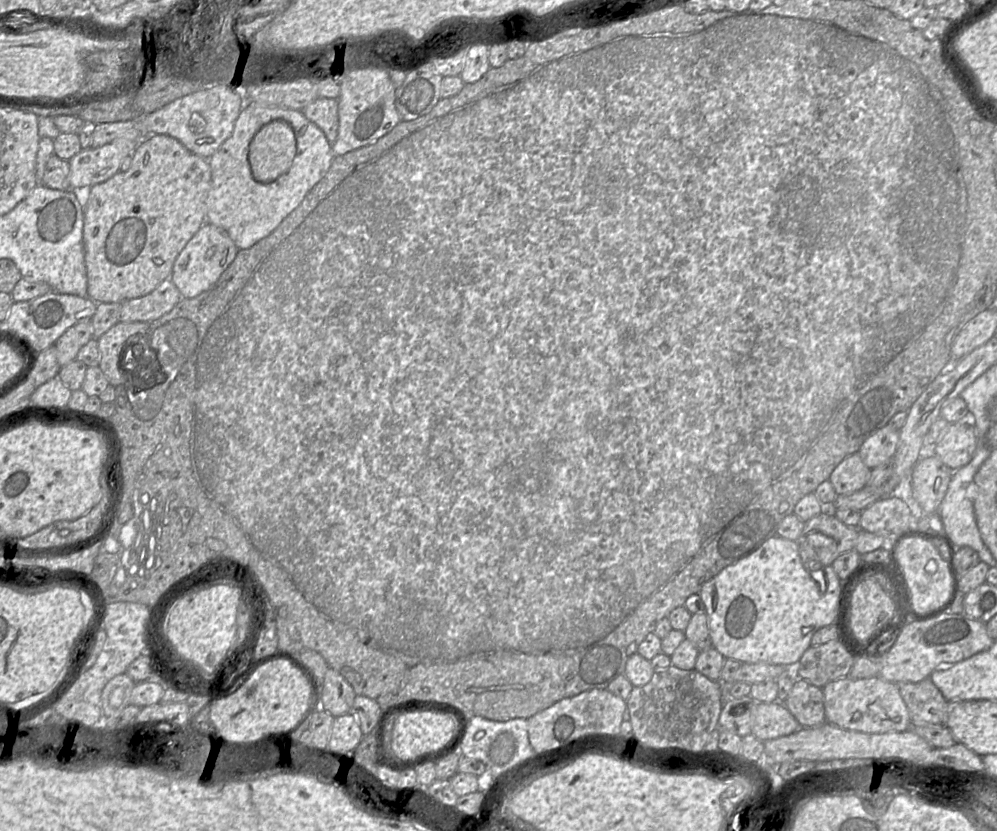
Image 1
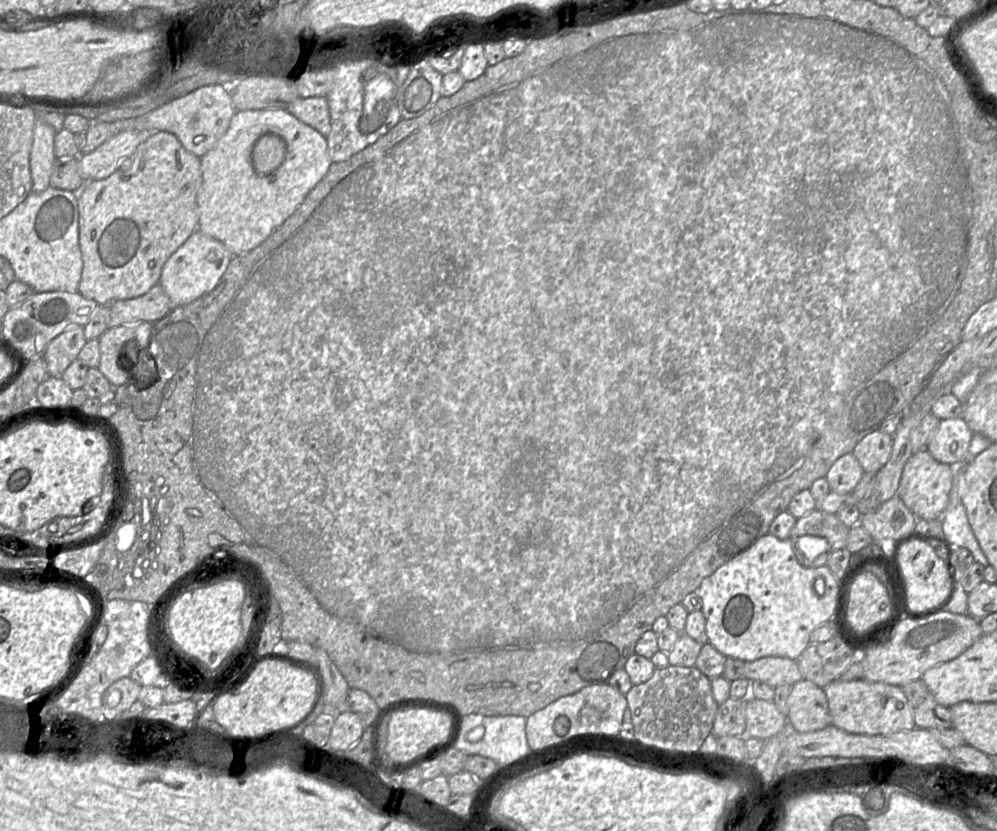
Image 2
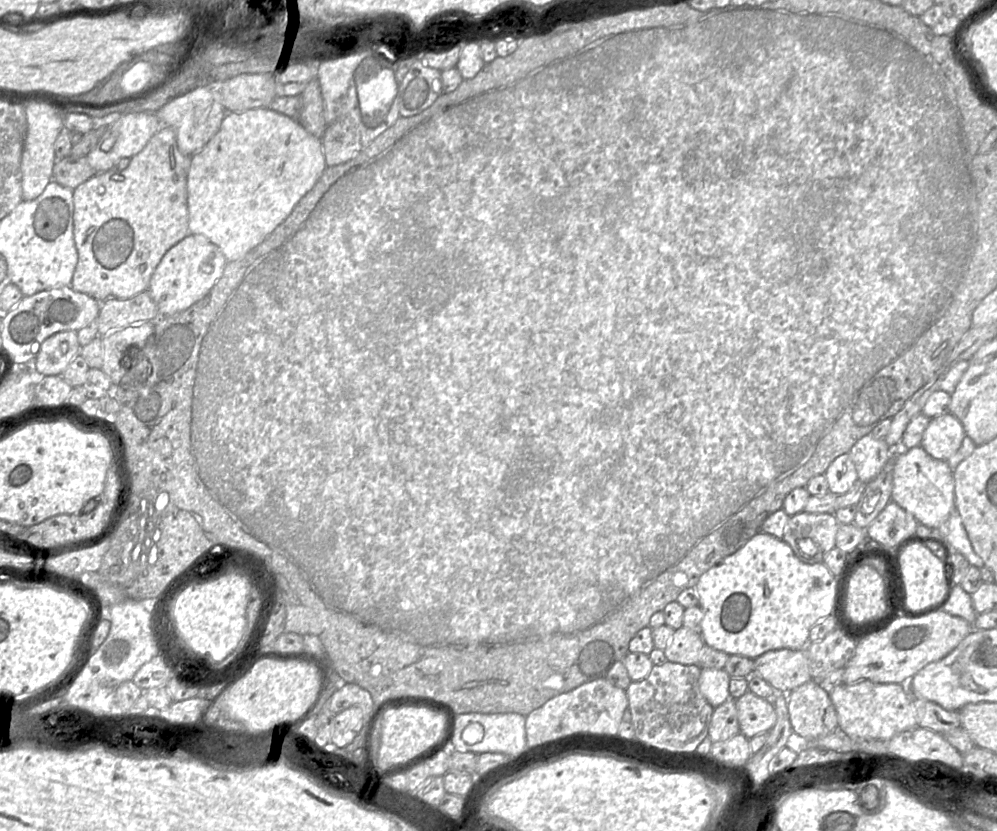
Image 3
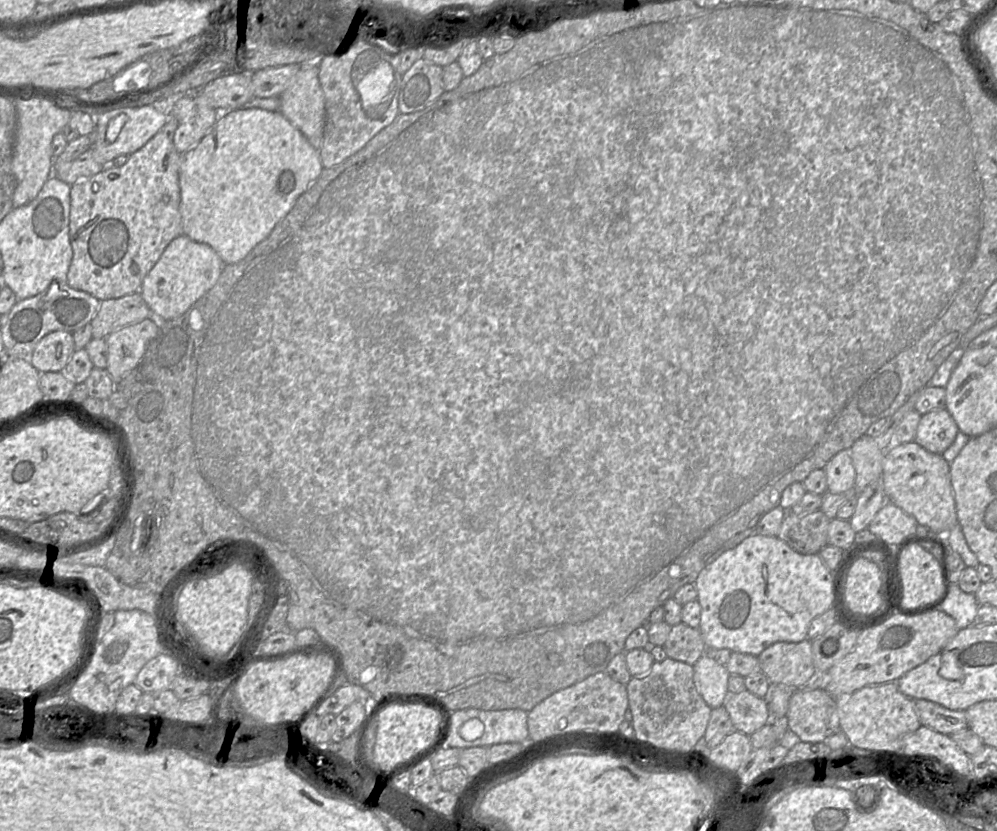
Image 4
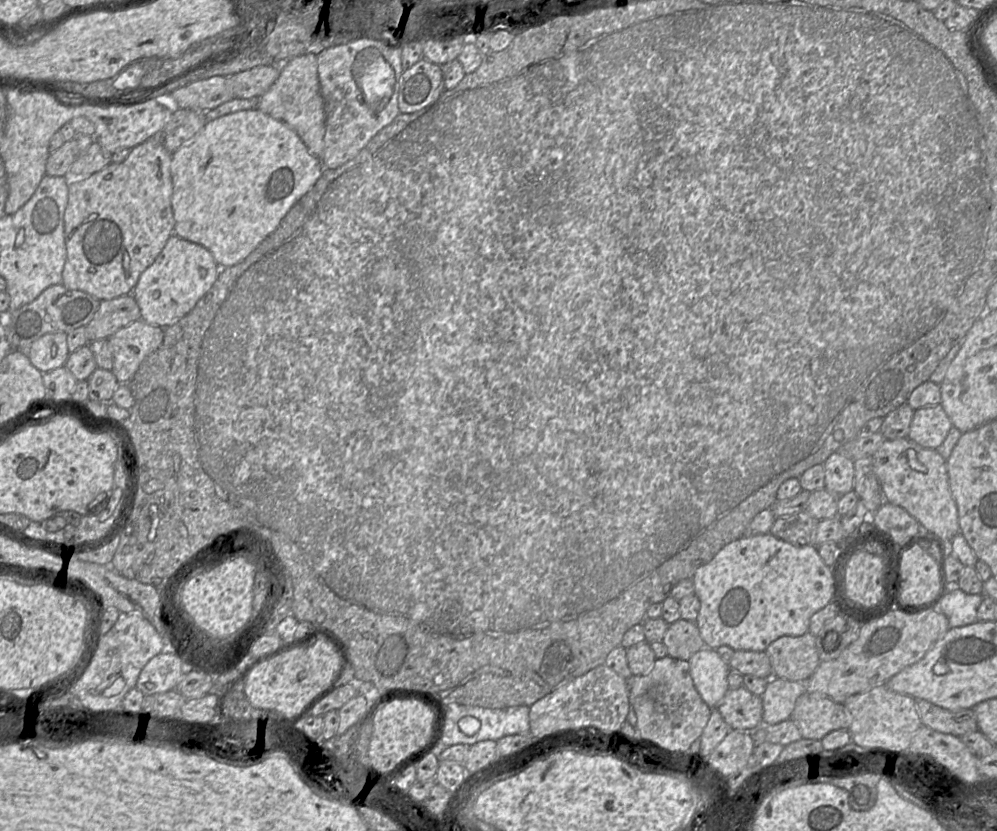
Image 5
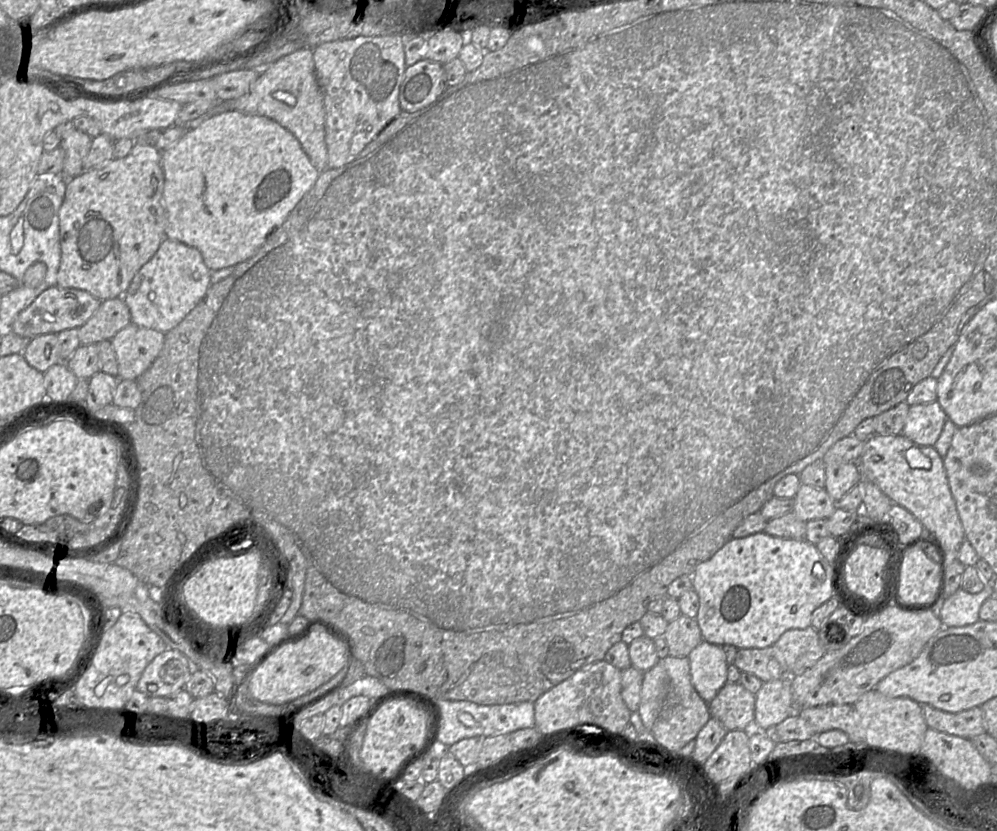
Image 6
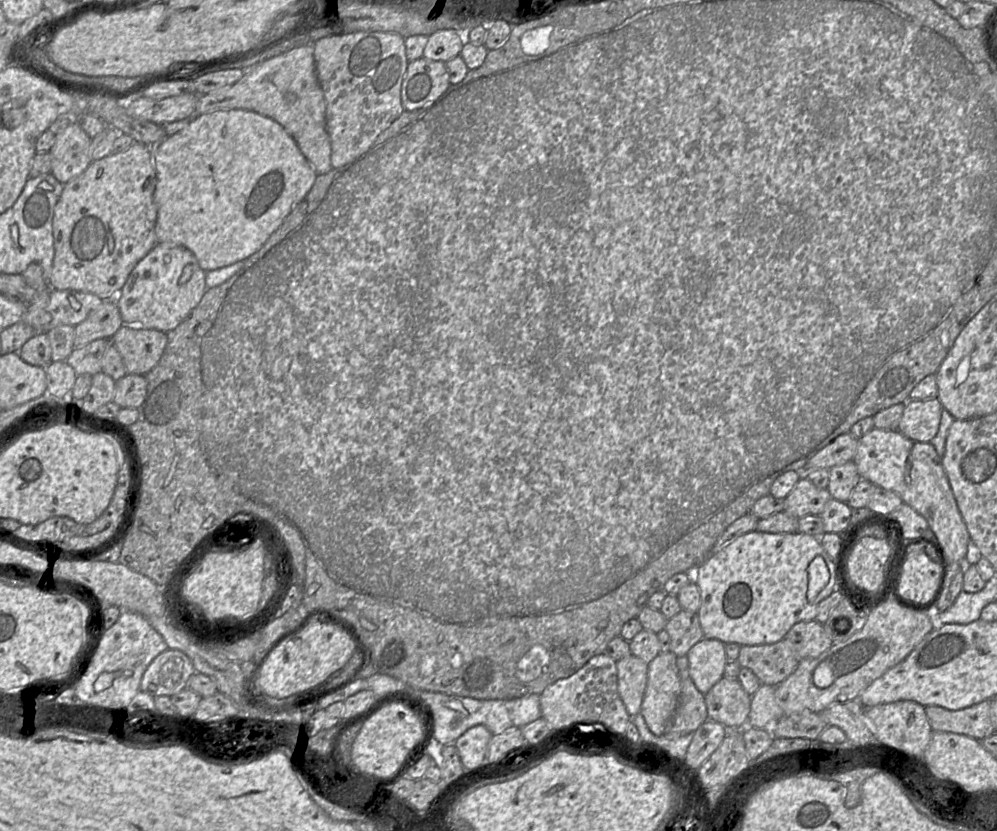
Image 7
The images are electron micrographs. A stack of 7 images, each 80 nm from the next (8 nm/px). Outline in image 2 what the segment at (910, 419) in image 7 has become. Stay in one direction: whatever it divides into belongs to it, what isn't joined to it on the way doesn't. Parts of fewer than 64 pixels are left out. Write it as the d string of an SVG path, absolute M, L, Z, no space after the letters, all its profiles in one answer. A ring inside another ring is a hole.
M962 417L942 419L926 450L935 460L954 467L965 459L973 435Z

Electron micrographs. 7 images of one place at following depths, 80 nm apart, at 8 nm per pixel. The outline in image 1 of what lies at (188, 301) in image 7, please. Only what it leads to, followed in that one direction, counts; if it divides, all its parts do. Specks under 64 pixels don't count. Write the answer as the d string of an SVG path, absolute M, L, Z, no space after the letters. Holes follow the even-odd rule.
M204 223L177 256L169 279L179 290L182 299L194 298L209 290L218 281L238 251L238 247L223 229Z

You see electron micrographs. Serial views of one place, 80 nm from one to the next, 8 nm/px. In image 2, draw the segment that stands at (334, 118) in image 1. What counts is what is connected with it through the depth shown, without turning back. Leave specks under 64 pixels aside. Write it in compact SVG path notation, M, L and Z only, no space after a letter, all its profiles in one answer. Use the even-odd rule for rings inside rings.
M326 97L296 98L286 110L301 122L317 130L325 138L331 131L330 112Z

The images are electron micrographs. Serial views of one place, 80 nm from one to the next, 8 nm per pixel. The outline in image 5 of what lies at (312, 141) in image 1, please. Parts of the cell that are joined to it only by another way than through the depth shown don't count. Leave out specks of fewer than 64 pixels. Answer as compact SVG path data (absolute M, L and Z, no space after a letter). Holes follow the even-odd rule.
M257 108L237 111L208 121L188 143L182 145L172 154L170 171L173 182L171 203L175 219L174 234L208 249L220 268L234 266L242 262L266 237L278 228L289 210L317 182L323 169L321 159L310 154L304 142L292 128Z

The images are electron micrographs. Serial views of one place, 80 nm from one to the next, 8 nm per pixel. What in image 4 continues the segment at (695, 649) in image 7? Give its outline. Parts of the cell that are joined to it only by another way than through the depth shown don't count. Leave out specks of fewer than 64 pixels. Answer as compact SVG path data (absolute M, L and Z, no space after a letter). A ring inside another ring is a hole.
M704 654L693 665L693 669L696 690L705 703L711 709L723 706L730 695L728 690L730 673L726 666Z

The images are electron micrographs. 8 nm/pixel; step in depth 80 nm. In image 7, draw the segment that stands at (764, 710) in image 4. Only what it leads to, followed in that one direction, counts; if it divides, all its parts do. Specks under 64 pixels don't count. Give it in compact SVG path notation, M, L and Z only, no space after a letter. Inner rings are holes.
M721 678L704 695L708 718L727 729L743 729L747 726L751 696L738 679Z

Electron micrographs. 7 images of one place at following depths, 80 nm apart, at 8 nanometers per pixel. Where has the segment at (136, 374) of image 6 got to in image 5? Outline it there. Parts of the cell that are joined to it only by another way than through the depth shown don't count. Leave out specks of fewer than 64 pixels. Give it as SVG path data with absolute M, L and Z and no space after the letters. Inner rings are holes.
M137 320L119 329L107 341L113 356L111 372L119 384L127 384L141 363L155 352L164 339L164 328Z

